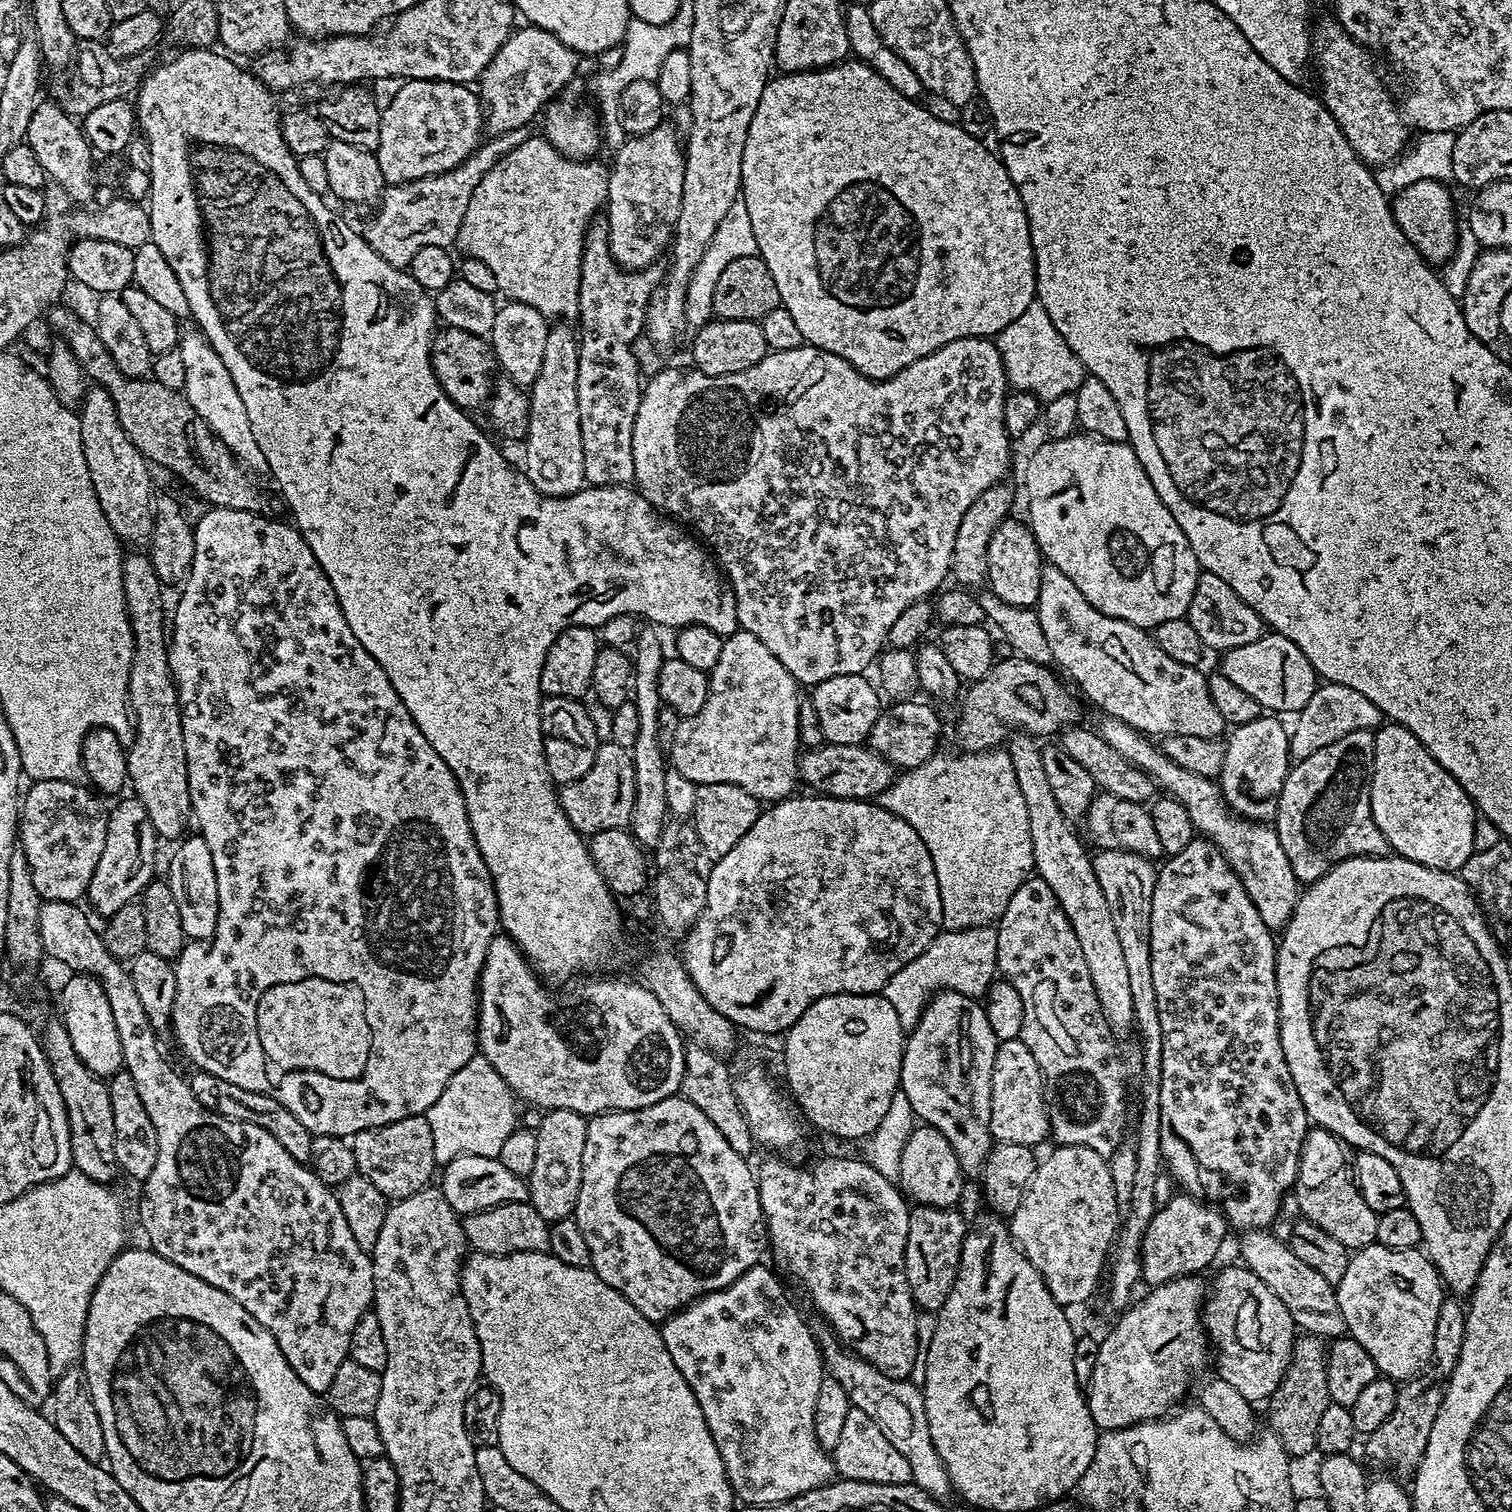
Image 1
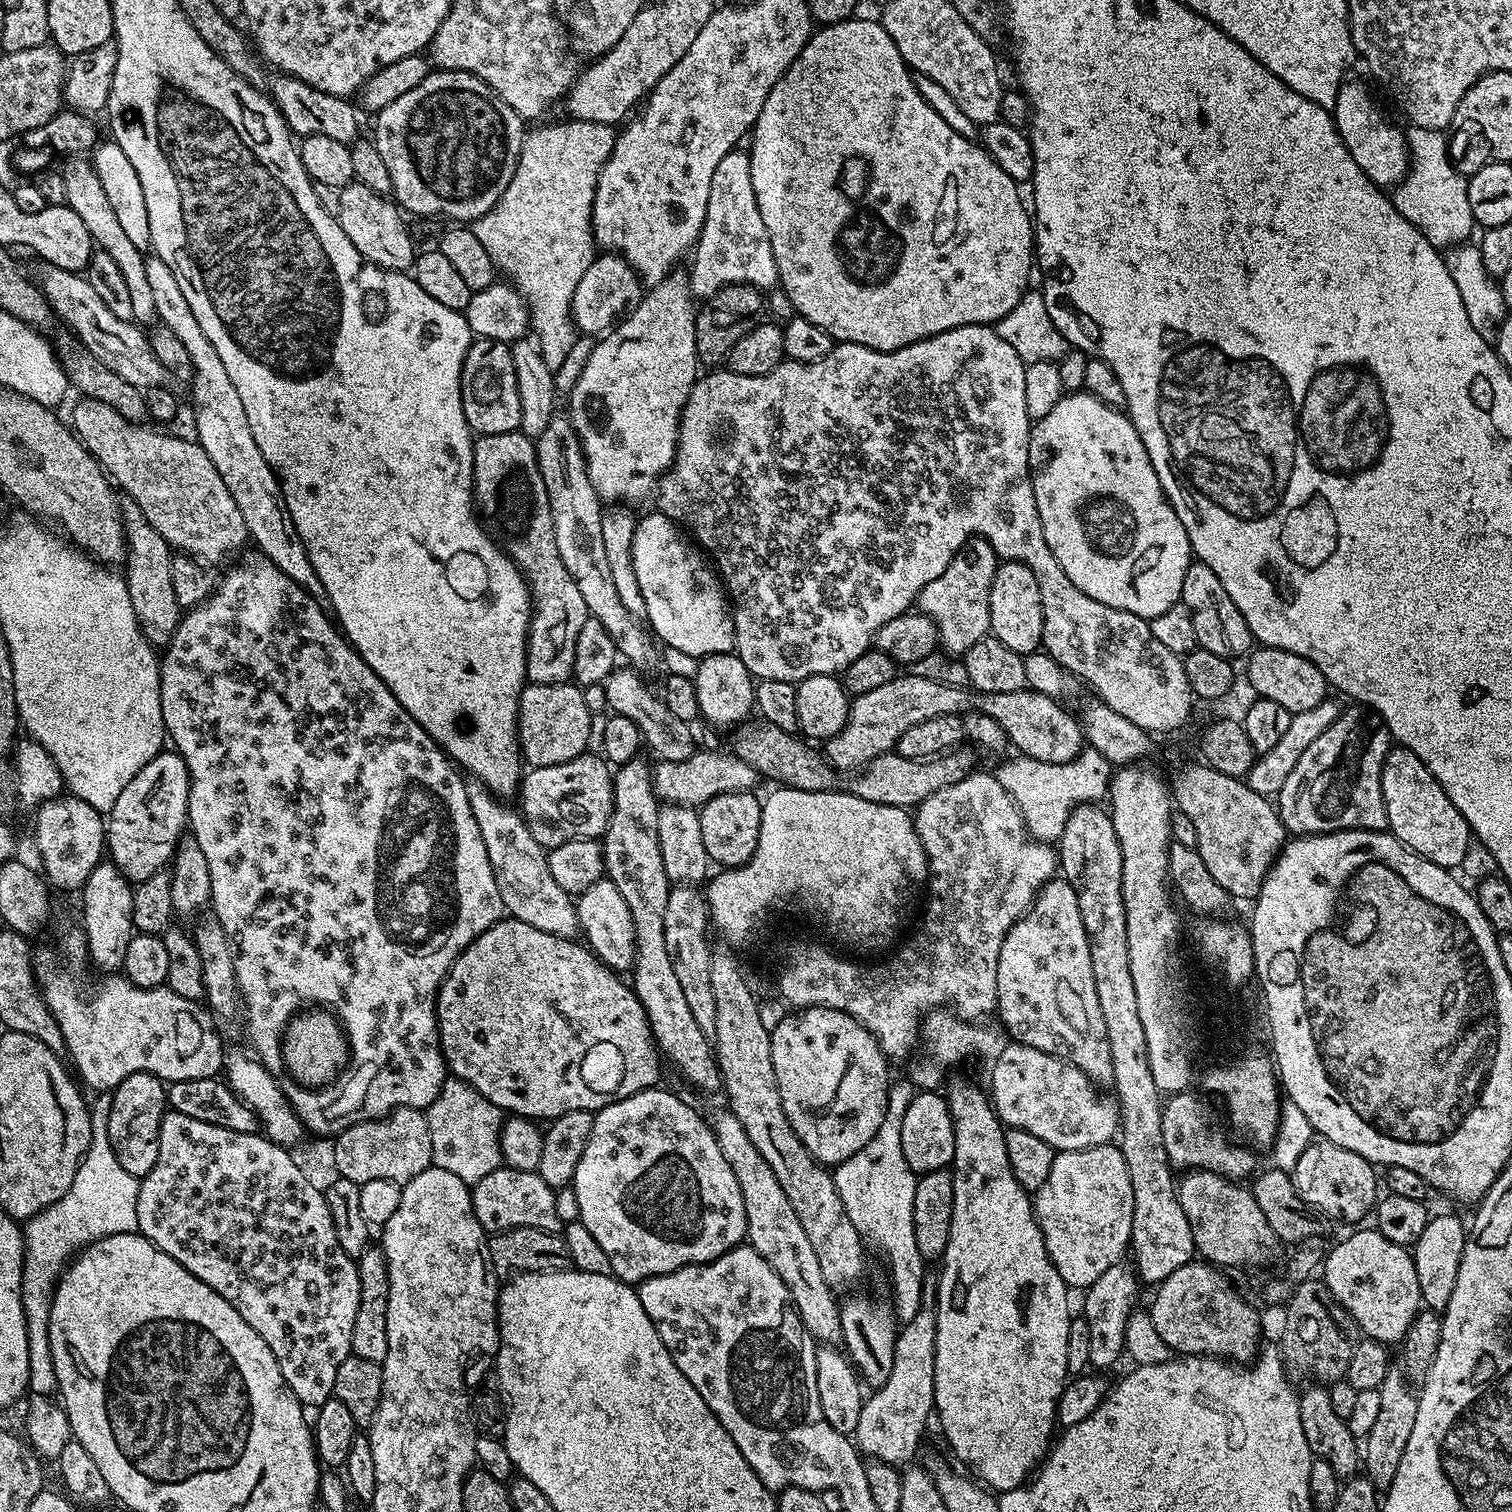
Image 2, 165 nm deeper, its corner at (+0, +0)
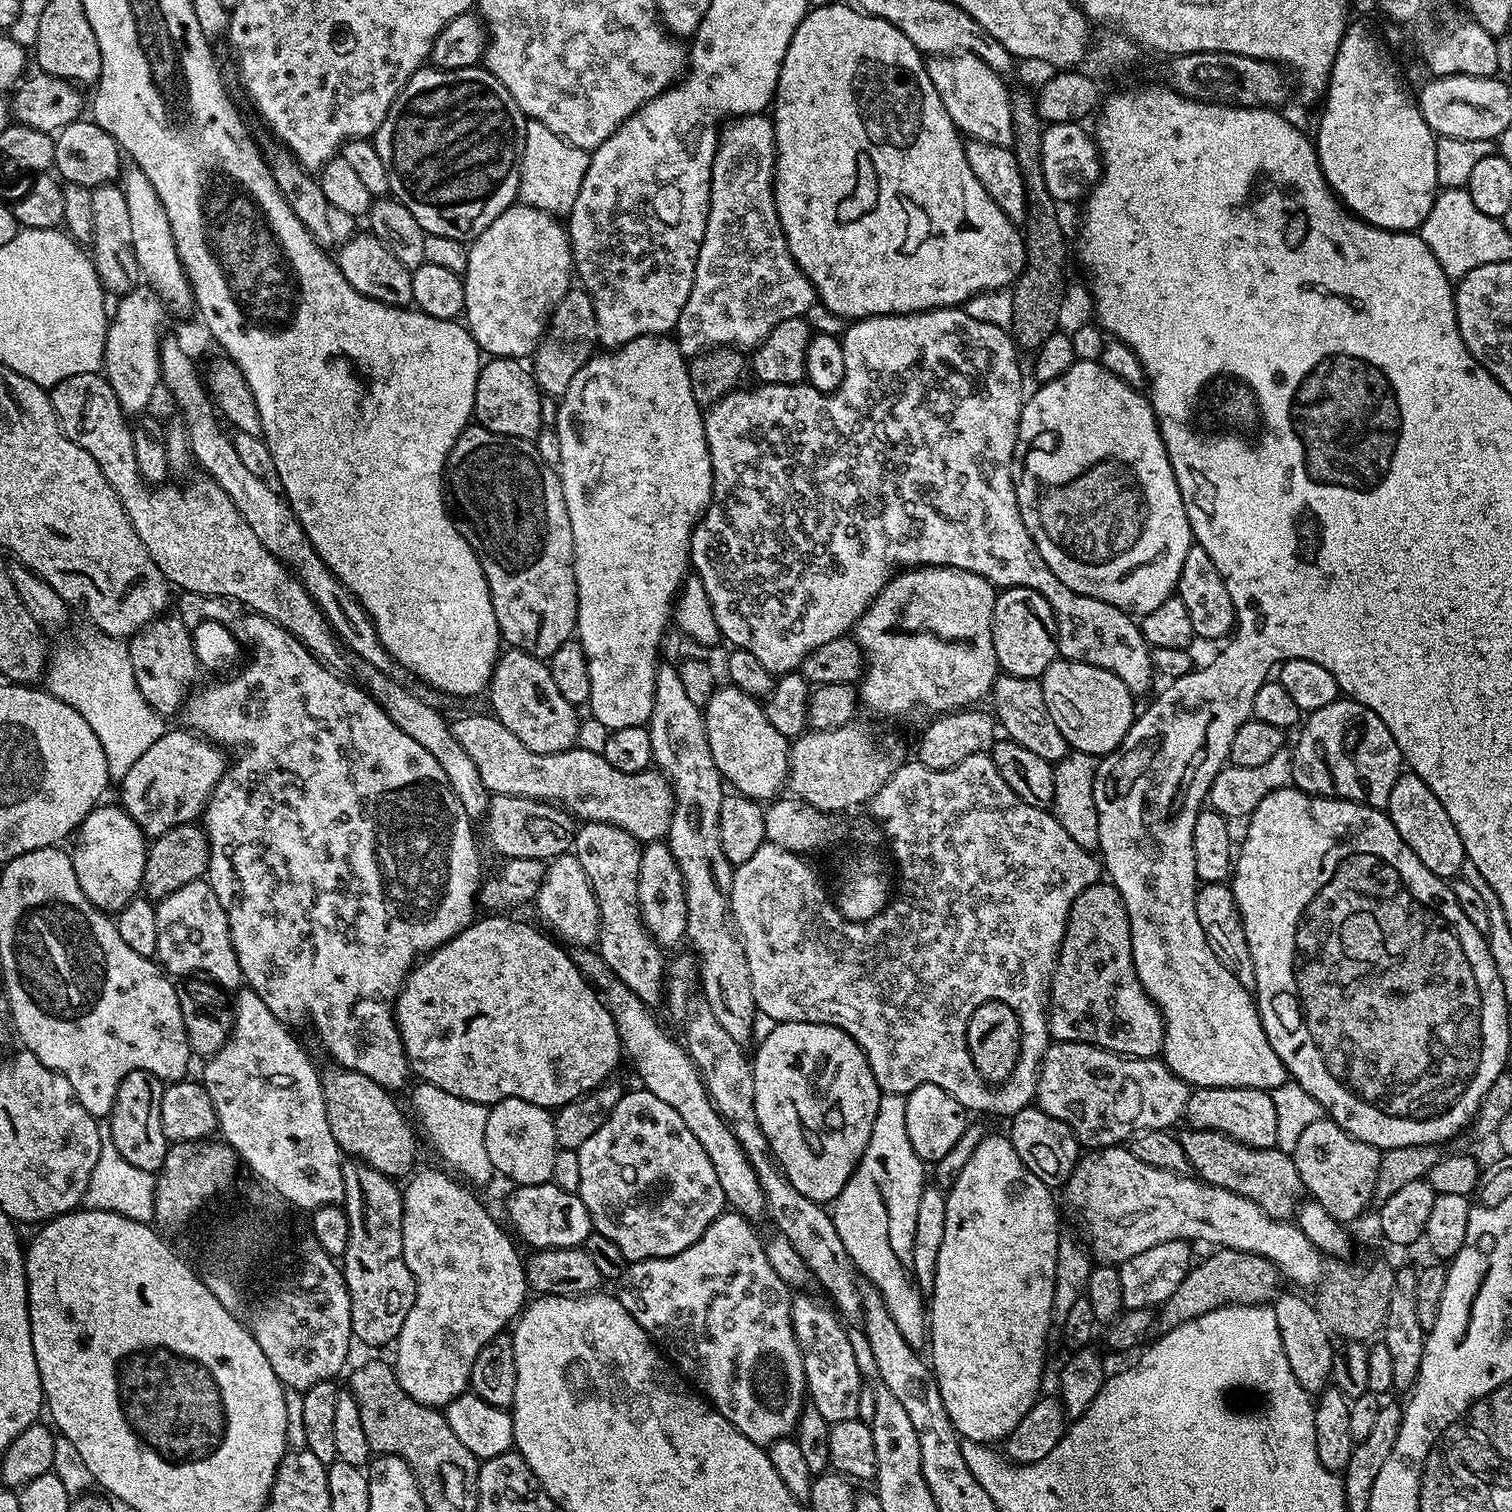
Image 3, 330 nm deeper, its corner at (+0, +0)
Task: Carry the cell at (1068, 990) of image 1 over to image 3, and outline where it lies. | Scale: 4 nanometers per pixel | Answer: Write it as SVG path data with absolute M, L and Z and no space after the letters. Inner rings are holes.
M1097 882L1091 888L1084 888L1082 894L1072 903L1068 915L1068 925L1064 931L1064 940L1060 943L1060 955L1054 961L1052 968L1052 983L1050 985L1050 999L1046 1004L1048 1010L1048 1035L1053 1041L1067 1042L1069 1044L1094 1044L1097 1048L1104 1048L1108 1052L1128 1054L1133 1051L1135 1044L1148 1044L1147 1055L1152 1058L1159 1057L1164 1047L1164 1019L1160 1017L1158 1006L1146 994L1138 974L1134 970L1132 957L1132 943L1130 942L1130 922L1126 914L1126 906L1118 894L1118 890L1111 882Z

